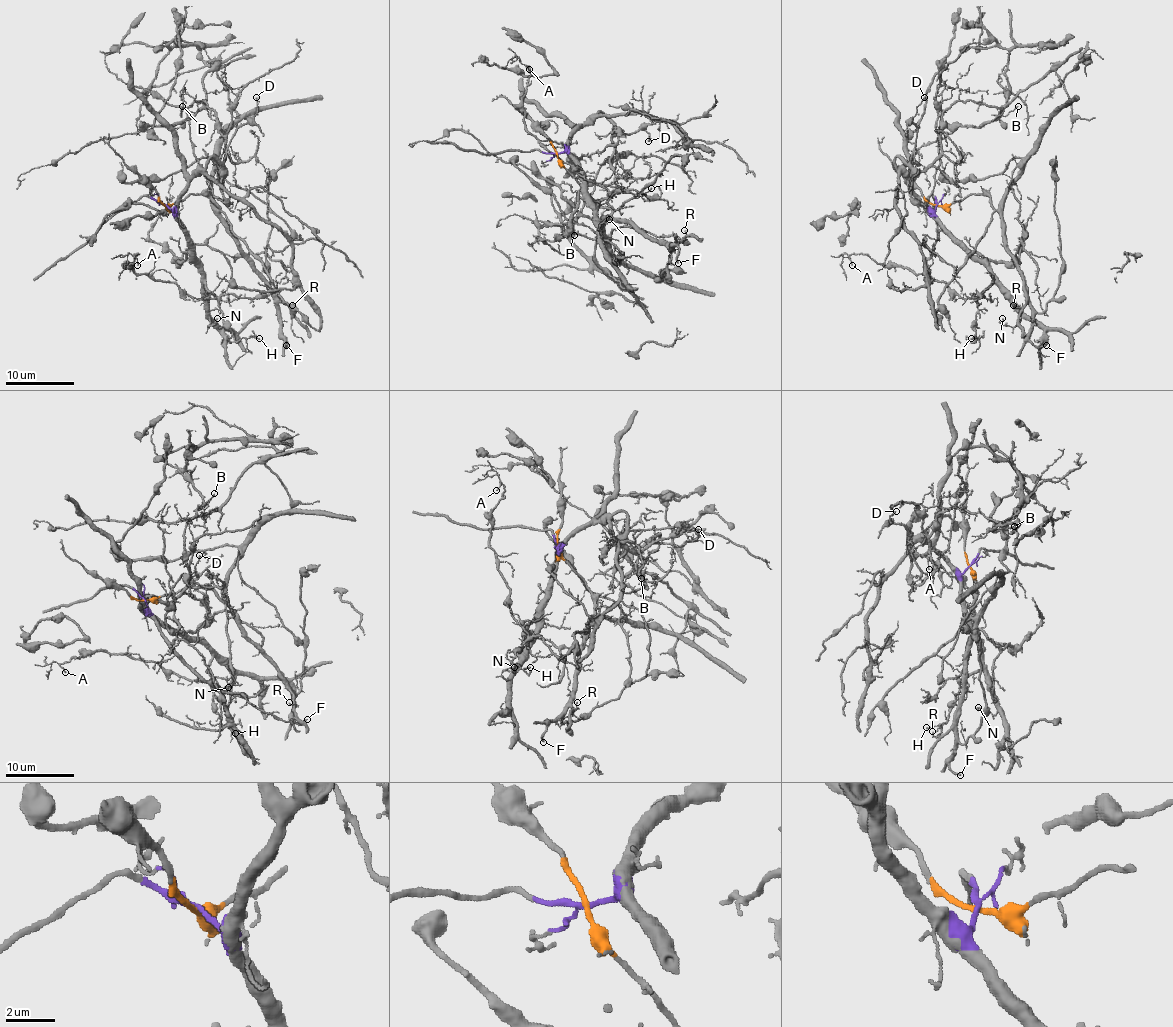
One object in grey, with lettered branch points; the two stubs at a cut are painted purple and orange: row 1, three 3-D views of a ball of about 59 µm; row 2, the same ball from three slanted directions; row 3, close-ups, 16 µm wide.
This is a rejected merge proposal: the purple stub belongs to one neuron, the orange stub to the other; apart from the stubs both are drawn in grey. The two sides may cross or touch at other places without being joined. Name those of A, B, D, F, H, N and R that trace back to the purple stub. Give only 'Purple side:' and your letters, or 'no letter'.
Purple side: A, B, D, H, N

